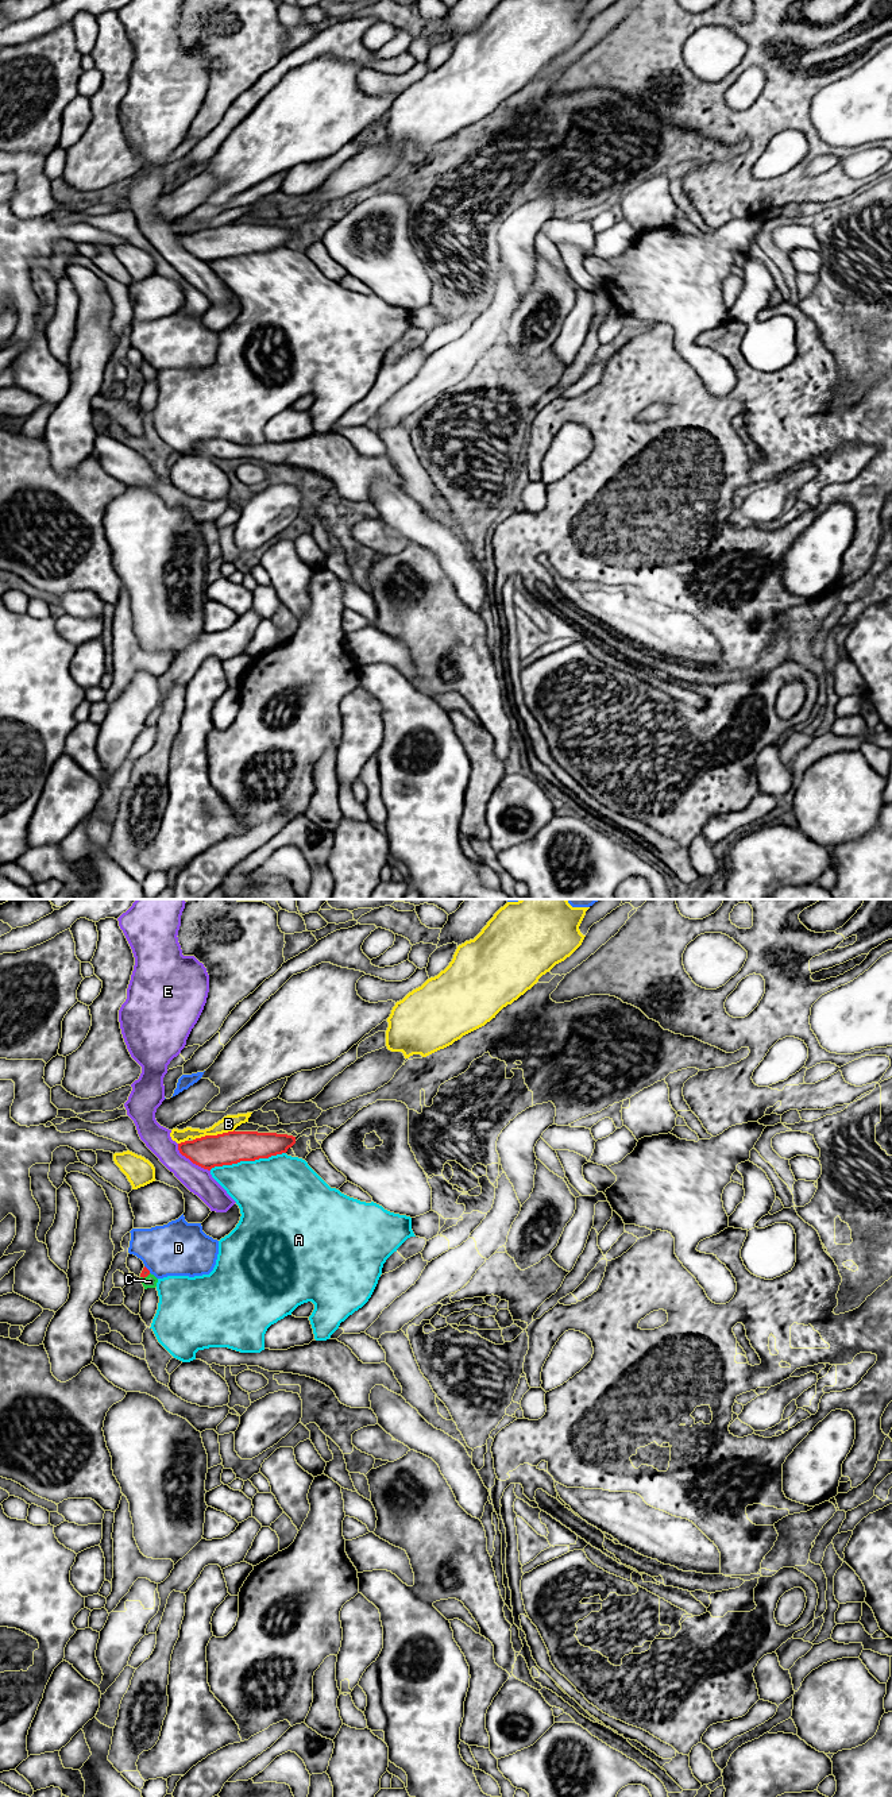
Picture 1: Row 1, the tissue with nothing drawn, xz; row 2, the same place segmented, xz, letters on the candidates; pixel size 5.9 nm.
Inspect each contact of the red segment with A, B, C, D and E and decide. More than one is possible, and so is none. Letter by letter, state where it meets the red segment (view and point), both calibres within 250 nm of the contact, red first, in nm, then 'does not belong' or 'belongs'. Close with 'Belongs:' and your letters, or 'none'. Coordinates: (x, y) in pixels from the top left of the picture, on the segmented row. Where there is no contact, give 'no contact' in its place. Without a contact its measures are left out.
A: contact xz (247, 1160); calibres 190 and 420 nm; does not belong
B: contact xz (213, 1136); calibres 190 and 100 nm; does not belong
C: contact xz (145, 1276); calibres 50 and 80 nm; belongs
D: contact xz (147, 1269); calibres 50 and 320 nm; does not belong
E: contact xz (190, 1160); calibres 190 and 160 nm; does not belong
Belongs: C

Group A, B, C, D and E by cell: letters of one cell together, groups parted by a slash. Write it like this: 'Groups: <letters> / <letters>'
Groups: A / B / C / D / E

